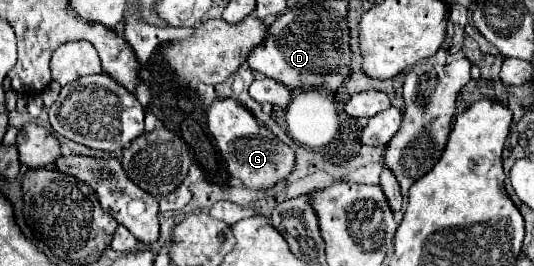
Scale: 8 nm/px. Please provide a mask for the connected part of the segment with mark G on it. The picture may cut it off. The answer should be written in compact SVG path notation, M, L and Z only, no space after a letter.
M219 97L207 107L207 125L211 135L227 161L229 173L241 179L251 189L265 189L283 181L295 165L295 153L289 145L279 141L263 123L259 123L239 101Z

